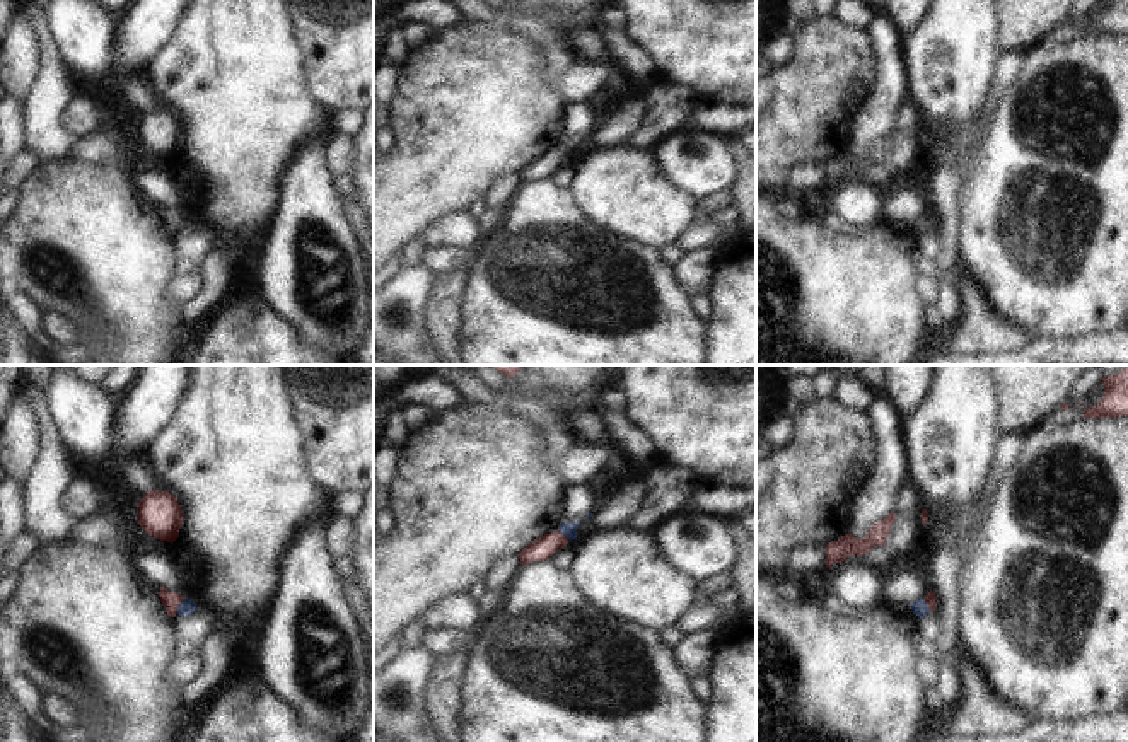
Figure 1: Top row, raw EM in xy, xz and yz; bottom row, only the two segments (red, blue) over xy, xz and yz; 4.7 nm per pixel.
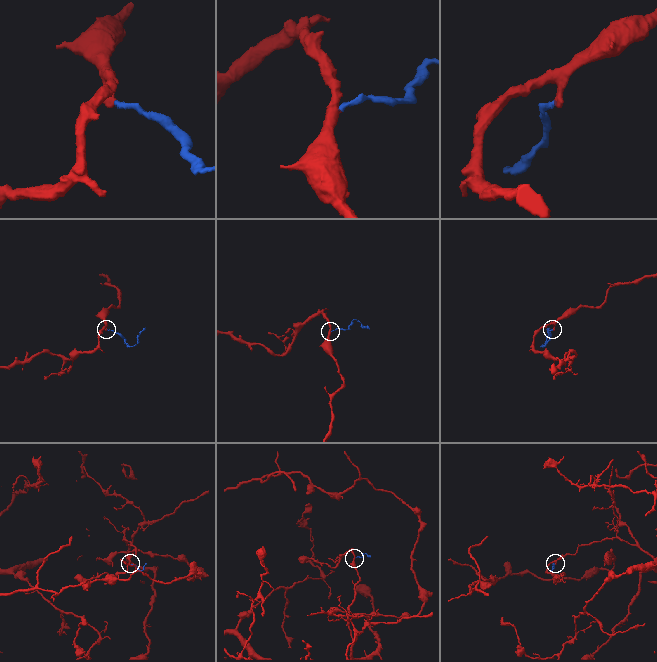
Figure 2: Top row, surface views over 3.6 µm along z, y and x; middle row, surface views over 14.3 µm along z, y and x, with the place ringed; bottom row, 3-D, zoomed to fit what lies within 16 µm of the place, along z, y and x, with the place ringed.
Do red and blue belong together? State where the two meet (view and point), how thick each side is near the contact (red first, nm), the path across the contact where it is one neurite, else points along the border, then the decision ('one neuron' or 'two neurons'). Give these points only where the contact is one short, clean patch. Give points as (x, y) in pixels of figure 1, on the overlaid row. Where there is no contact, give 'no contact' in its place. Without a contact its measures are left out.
meets red in xy at (178, 606); 90 nm thick on the red side, 80 nm on the other; border along xy (186, 597), (176, 613); two neurons

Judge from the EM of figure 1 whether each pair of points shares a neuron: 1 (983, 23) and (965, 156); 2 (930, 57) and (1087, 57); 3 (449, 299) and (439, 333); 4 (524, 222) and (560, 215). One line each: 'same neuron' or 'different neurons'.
1: same neuron
2: different neurons
3: same neuron
4: same neuron

